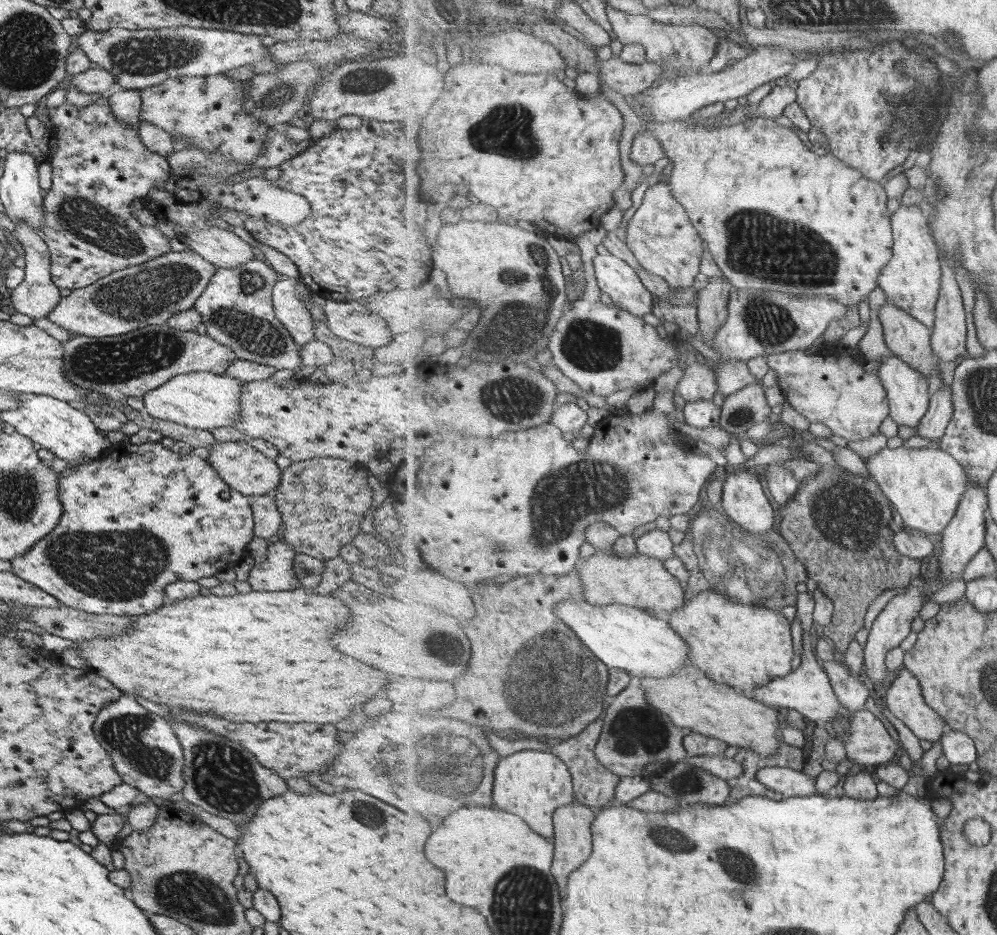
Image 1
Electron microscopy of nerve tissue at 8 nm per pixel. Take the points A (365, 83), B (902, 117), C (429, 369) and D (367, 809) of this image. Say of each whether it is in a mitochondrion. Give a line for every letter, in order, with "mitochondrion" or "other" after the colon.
A: mitochondrion
B: mitochondrion
C: other
D: mitochondrion

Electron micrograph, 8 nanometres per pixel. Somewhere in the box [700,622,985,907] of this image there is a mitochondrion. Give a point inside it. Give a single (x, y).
(742, 869)

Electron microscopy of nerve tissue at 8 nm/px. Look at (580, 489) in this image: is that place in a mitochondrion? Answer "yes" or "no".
yes

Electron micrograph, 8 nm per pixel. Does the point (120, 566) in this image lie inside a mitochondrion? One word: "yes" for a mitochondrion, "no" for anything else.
yes

